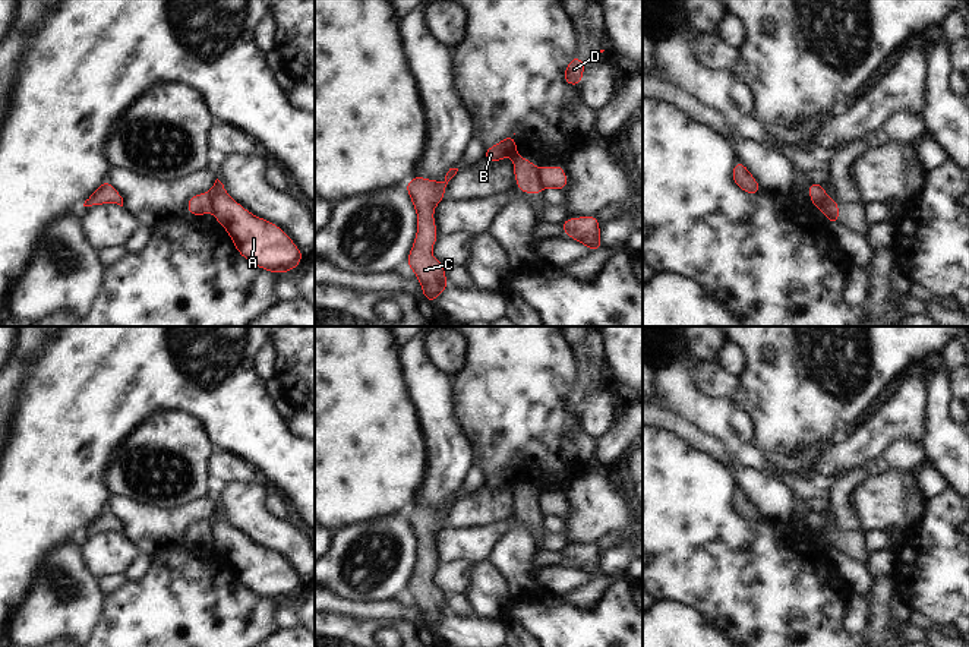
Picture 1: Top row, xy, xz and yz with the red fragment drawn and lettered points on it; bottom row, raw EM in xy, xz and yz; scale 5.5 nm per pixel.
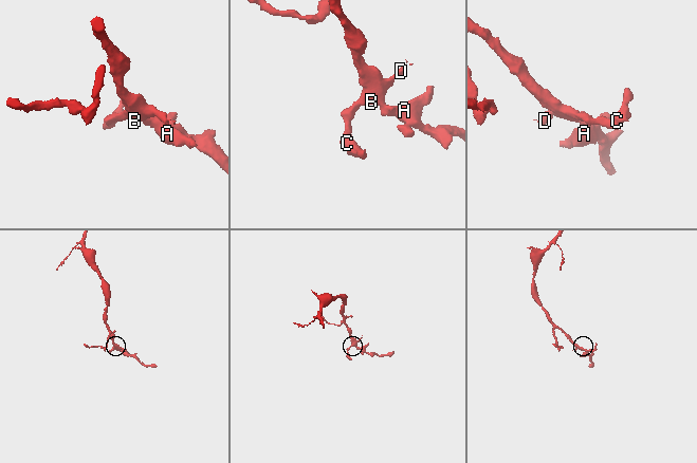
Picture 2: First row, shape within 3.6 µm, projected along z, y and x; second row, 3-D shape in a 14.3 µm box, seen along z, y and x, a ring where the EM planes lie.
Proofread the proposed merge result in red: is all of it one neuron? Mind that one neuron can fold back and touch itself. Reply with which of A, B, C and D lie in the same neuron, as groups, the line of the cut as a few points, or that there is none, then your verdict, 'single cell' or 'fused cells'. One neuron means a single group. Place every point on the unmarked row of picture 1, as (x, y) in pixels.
groups A / B C D; cut xz (537, 496), (542, 515); fused cells

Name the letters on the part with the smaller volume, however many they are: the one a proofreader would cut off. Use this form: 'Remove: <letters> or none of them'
Remove: A.

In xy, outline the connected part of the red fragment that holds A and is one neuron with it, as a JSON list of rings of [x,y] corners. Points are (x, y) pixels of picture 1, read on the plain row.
[[[218,506],[206,523],[217,550],[227,558],[243,586],[274,602],[283,602],[299,594],[304,583],[287,561],[233,528]]]

